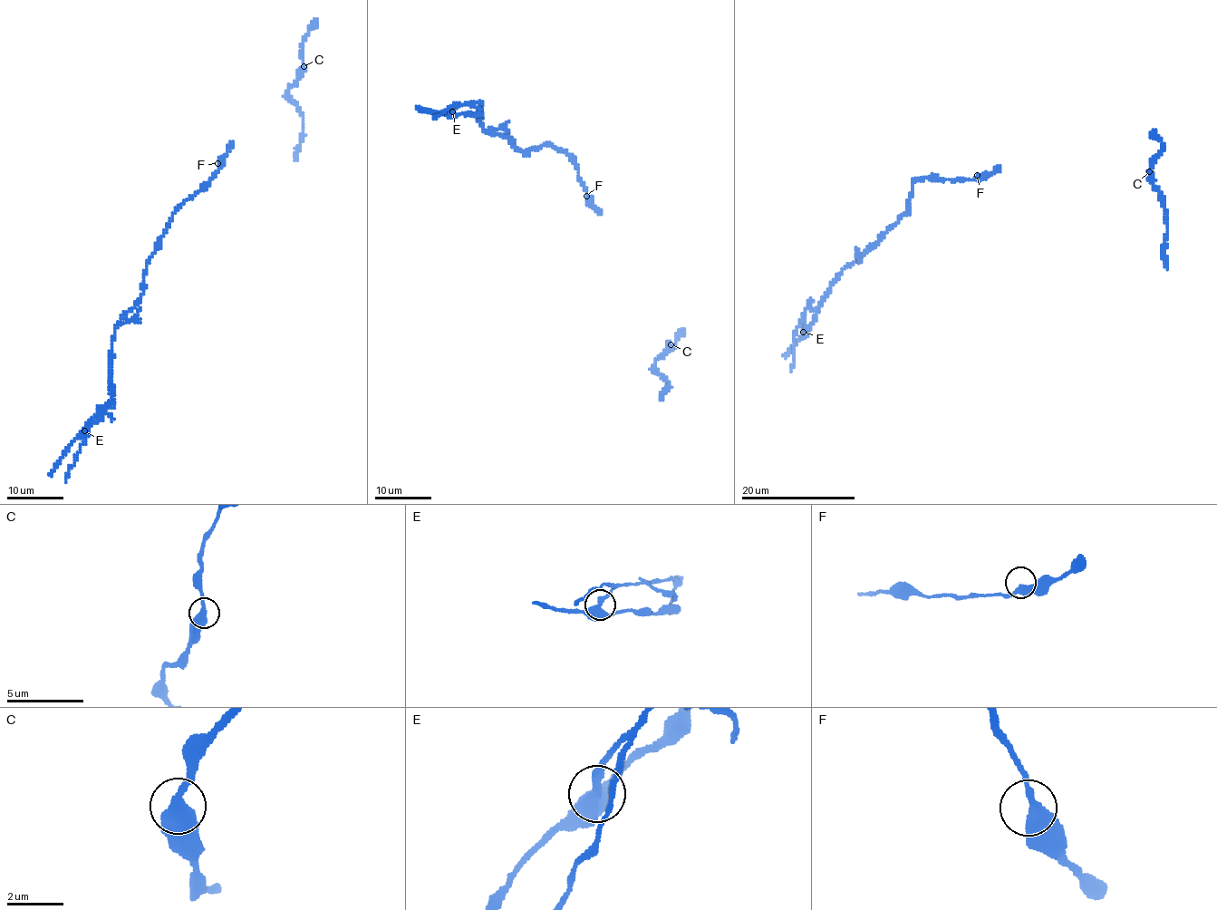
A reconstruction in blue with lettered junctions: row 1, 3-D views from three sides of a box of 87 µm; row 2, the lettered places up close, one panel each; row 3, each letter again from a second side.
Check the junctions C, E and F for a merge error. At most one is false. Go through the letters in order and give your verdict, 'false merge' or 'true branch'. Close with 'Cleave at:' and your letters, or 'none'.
C: true branch
E: false merge
F: true branch
Cleave at: E

